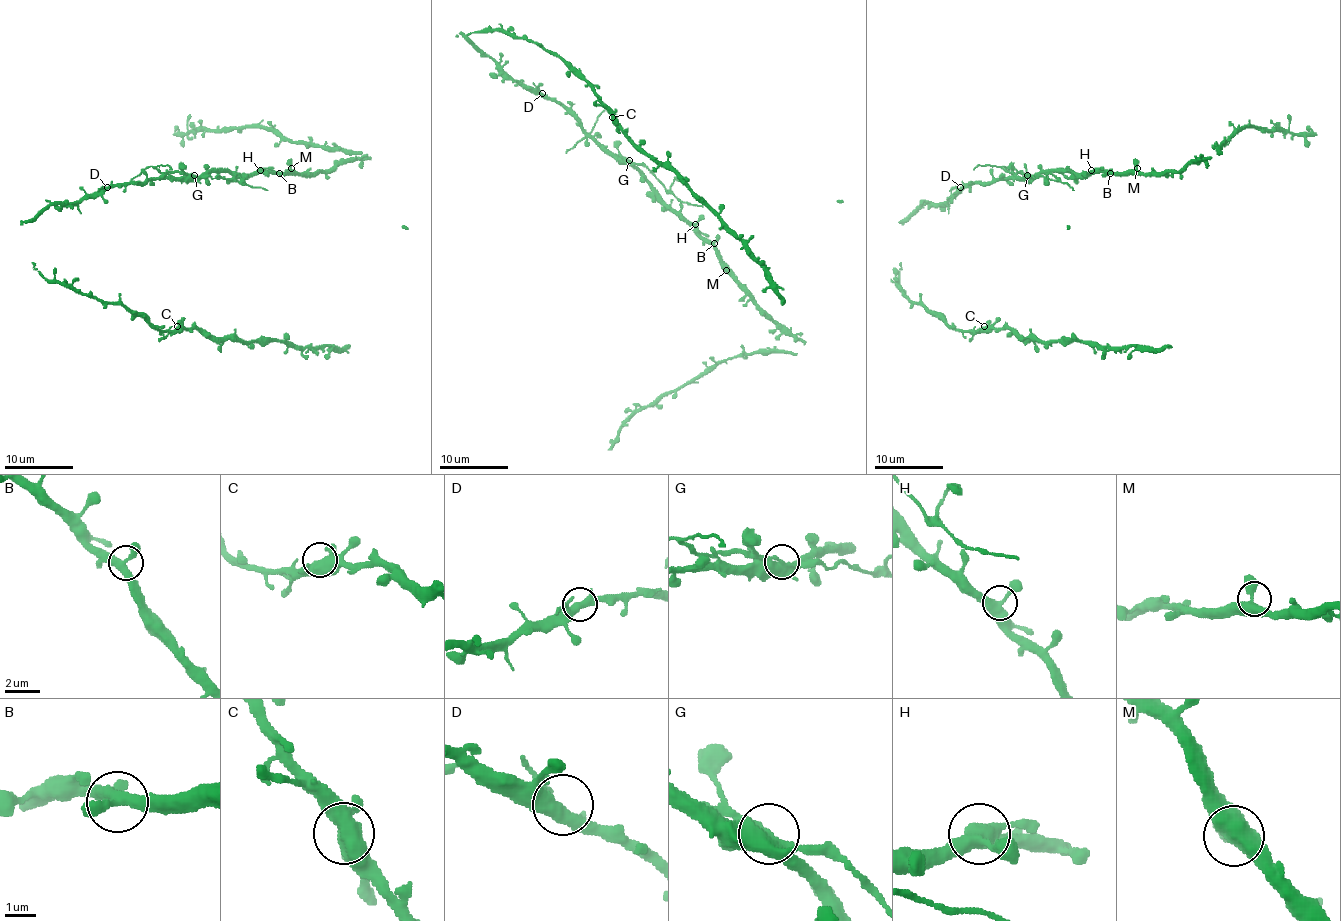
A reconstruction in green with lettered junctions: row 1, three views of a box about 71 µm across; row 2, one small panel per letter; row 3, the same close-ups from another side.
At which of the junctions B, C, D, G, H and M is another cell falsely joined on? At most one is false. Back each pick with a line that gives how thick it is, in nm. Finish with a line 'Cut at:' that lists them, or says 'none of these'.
G: 420 nm
Cut at: G

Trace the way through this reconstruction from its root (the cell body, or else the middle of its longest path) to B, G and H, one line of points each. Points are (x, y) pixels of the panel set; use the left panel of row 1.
B: (105, 189), (145, 184), (152, 178), (200, 178), (212, 172), (279, 173)
G: (105, 189), (145, 184), (152, 178), (195, 175)
H: (105, 189), (145, 184), (152, 178), (200, 178), (212, 172), (253, 173), (260, 170)

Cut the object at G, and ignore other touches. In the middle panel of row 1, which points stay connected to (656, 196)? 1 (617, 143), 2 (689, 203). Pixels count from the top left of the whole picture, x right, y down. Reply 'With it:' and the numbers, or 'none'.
With it: none

